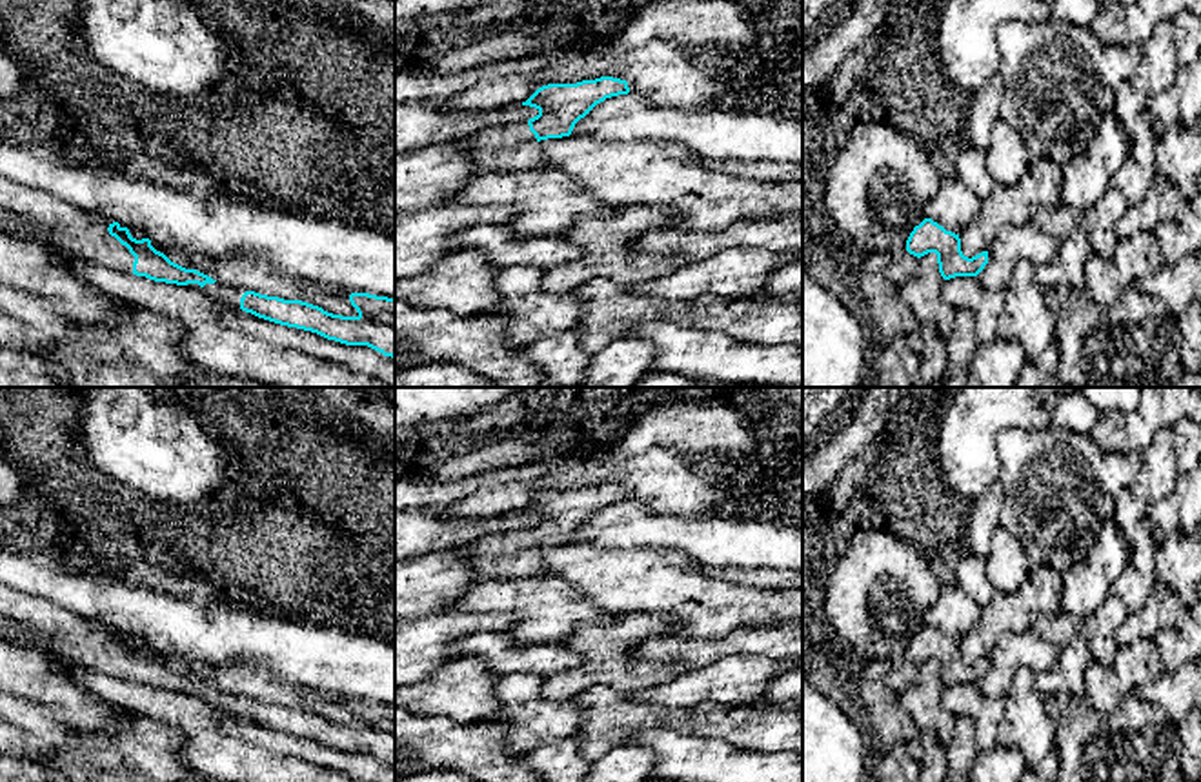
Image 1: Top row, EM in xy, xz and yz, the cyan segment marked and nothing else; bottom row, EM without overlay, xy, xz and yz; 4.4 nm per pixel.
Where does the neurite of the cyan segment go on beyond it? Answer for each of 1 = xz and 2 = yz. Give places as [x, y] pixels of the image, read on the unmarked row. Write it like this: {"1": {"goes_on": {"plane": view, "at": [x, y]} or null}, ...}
{"1": {"goes_on": {"plane": "xz", "at": [506, 555]}}, "2": {"goes_on": null}}

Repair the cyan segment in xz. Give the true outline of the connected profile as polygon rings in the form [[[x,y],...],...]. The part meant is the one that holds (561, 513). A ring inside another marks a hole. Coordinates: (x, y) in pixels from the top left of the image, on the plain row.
[[[613,484],[539,495],[522,509],[535,515],[537,524],[488,535],[464,547],[471,555],[477,582],[542,576],[540,547],[570,544],[597,511],[628,500],[628,489]]]

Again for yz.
[[[924,626],[913,635],[906,647],[906,658],[917,666],[935,660],[939,680],[944,687],[955,684],[977,684],[988,671],[988,658],[972,666],[964,664],[959,642],[946,638],[932,626]]]

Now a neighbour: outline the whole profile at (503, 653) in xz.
[[[475,633],[455,640],[449,647],[455,658],[484,658],[497,677],[508,673],[539,673],[553,677],[577,669],[584,664],[584,655],[560,642],[526,644],[500,633]]]

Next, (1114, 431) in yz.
[[[1141,387],[1139,404],[1132,413],[1099,415],[1088,436],[1103,453],[1141,453],[1159,427],[1174,427],[1179,420],[1201,424],[1197,387]]]

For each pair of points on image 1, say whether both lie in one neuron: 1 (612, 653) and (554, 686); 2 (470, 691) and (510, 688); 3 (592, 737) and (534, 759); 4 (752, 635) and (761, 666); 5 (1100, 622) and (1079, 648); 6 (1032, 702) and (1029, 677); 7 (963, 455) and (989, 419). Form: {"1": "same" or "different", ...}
{"1": "same", "2": "different", "3": "different", "4": "different", "5": "different", "6": "same", "7": "same"}

